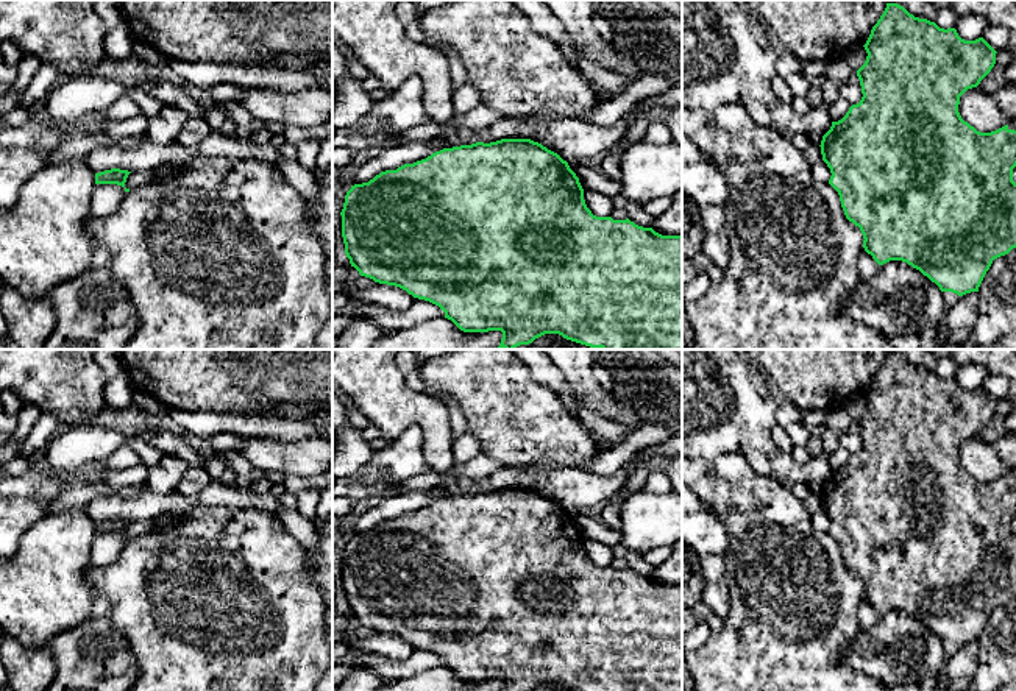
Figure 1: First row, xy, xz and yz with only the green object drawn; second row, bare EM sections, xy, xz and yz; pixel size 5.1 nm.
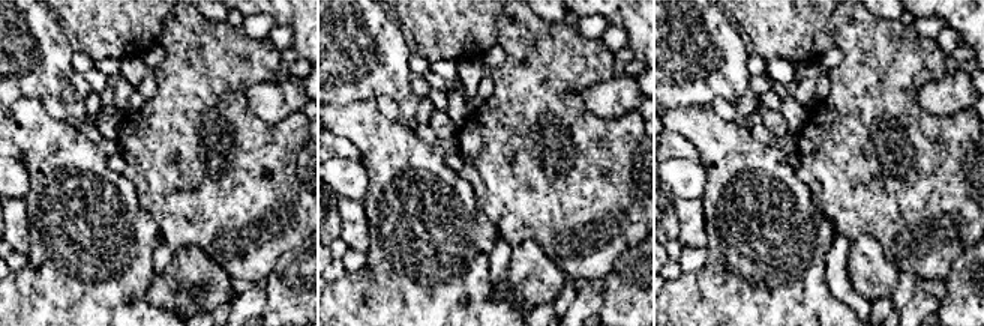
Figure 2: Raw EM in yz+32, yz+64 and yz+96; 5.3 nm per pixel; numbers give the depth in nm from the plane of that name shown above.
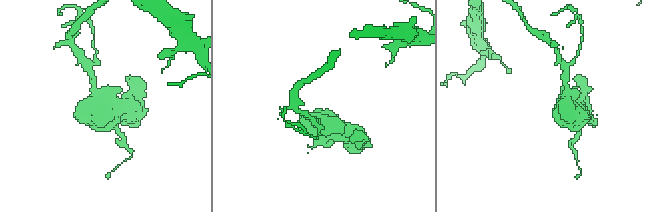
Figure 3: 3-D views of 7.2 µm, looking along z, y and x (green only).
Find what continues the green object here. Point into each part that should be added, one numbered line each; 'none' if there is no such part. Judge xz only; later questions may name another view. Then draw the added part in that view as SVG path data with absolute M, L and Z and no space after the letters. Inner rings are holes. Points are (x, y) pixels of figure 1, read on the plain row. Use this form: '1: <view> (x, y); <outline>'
none

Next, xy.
none

